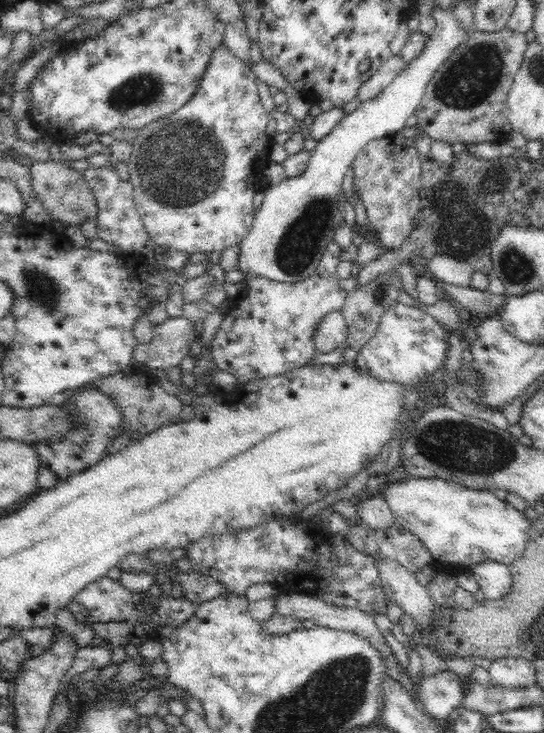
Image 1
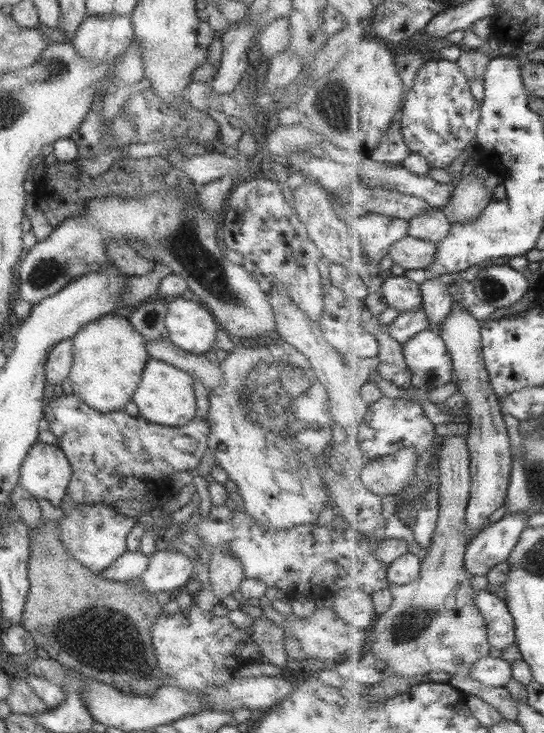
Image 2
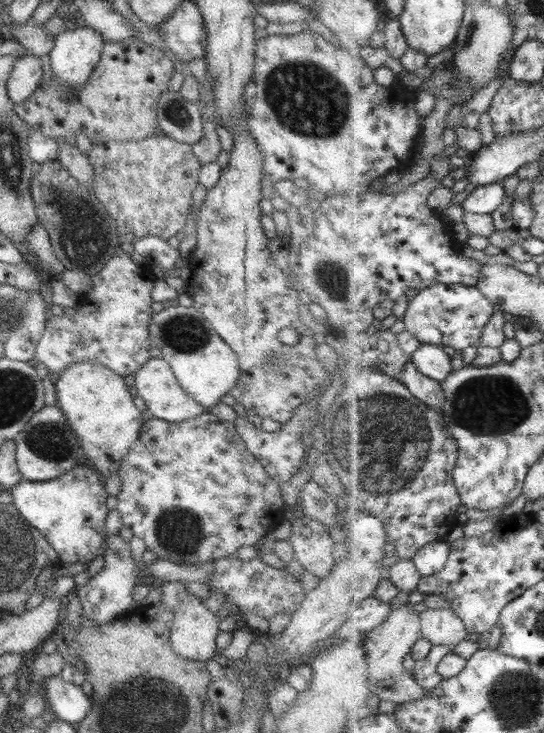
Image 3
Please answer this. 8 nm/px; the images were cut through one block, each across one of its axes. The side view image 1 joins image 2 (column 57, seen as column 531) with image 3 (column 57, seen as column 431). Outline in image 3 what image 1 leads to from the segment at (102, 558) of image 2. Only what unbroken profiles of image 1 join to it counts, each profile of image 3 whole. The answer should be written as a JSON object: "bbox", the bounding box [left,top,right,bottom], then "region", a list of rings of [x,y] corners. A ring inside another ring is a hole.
{"bbox":[9,463,108,564],"region":[[[86,463],[76,465],[71,471],[57,478],[46,481],[26,481],[13,485],[9,490],[12,504],[20,516],[33,529],[37,530],[57,553],[58,564],[65,562],[82,562],[89,564],[99,553],[101,541],[105,540],[105,518],[108,508],[105,500],[108,497],[102,483],[102,477]]]}

